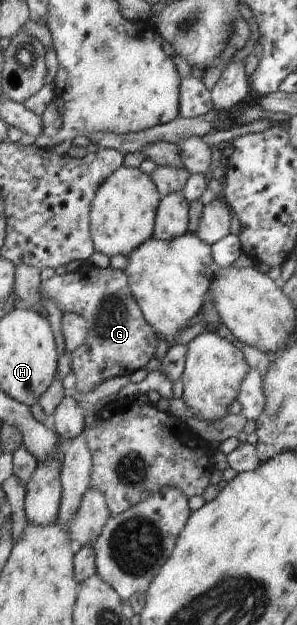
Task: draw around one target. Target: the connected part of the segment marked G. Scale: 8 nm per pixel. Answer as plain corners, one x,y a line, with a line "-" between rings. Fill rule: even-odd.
87,264
71,273
65,273
61,276
55,274
46,281
41,280
40,295
42,300
45,296
55,300
63,315
77,313
89,324
87,342
72,355
72,373
77,379
77,392
86,393
94,390
93,388
97,388
97,385
105,384
106,380
113,380
115,376
128,376
135,370
145,368
149,360
157,358
157,336
150,324
144,319
123,269
119,270
111,266
101,268

